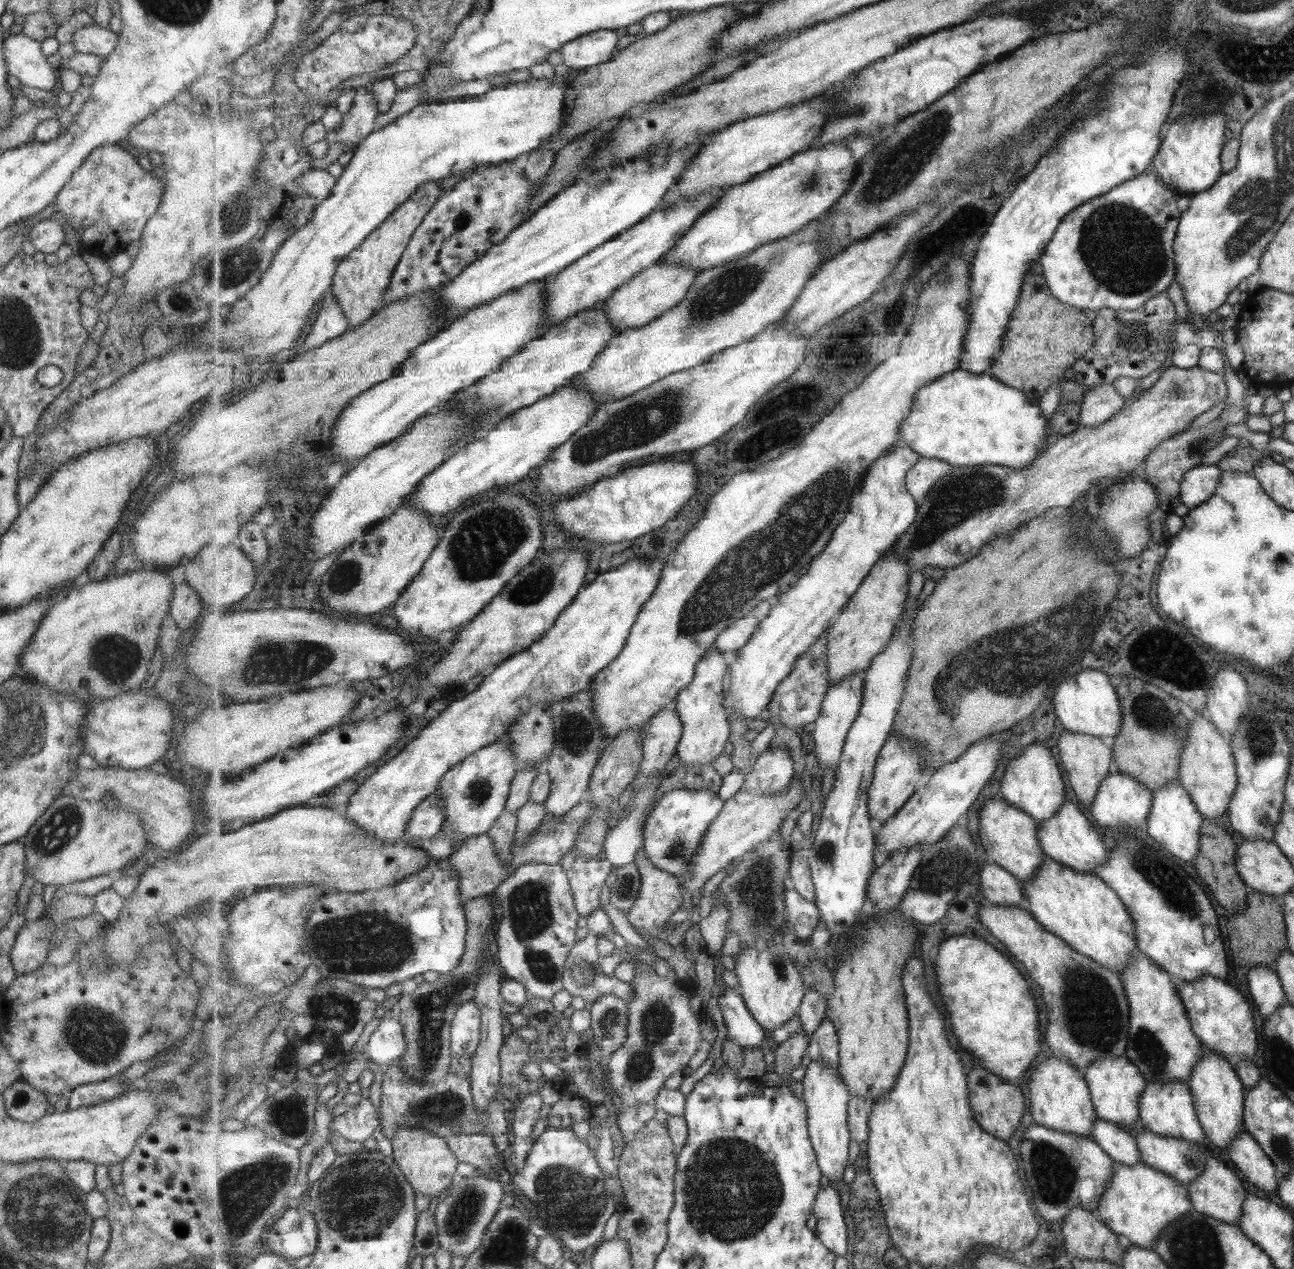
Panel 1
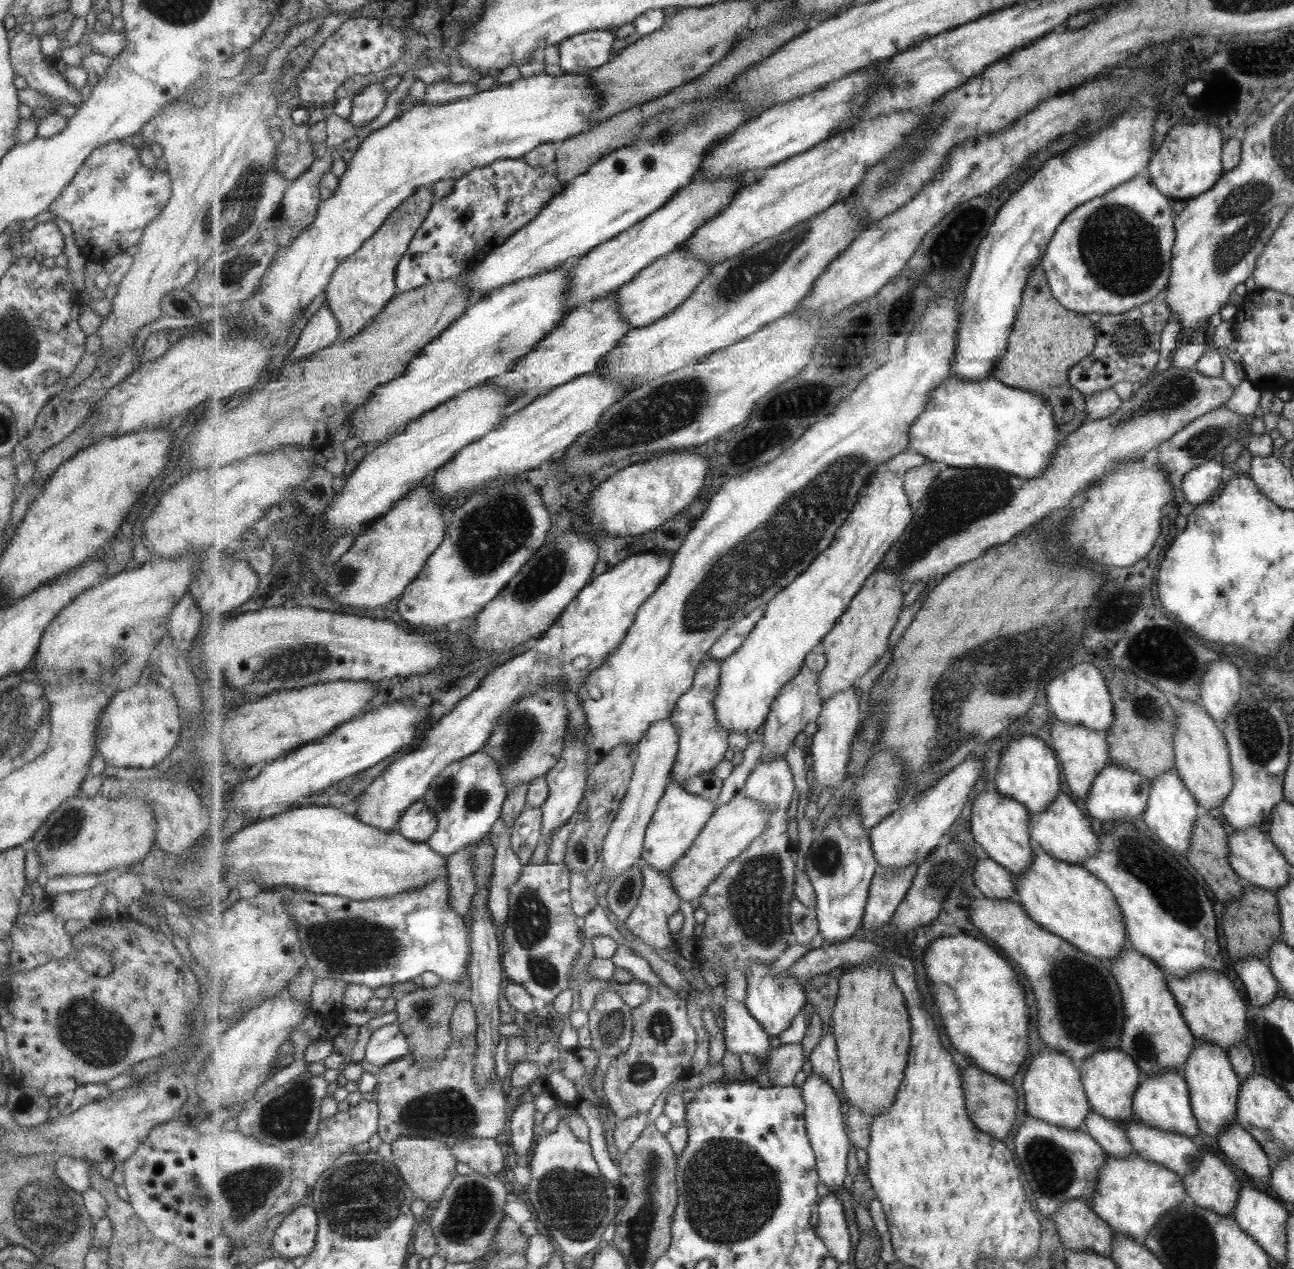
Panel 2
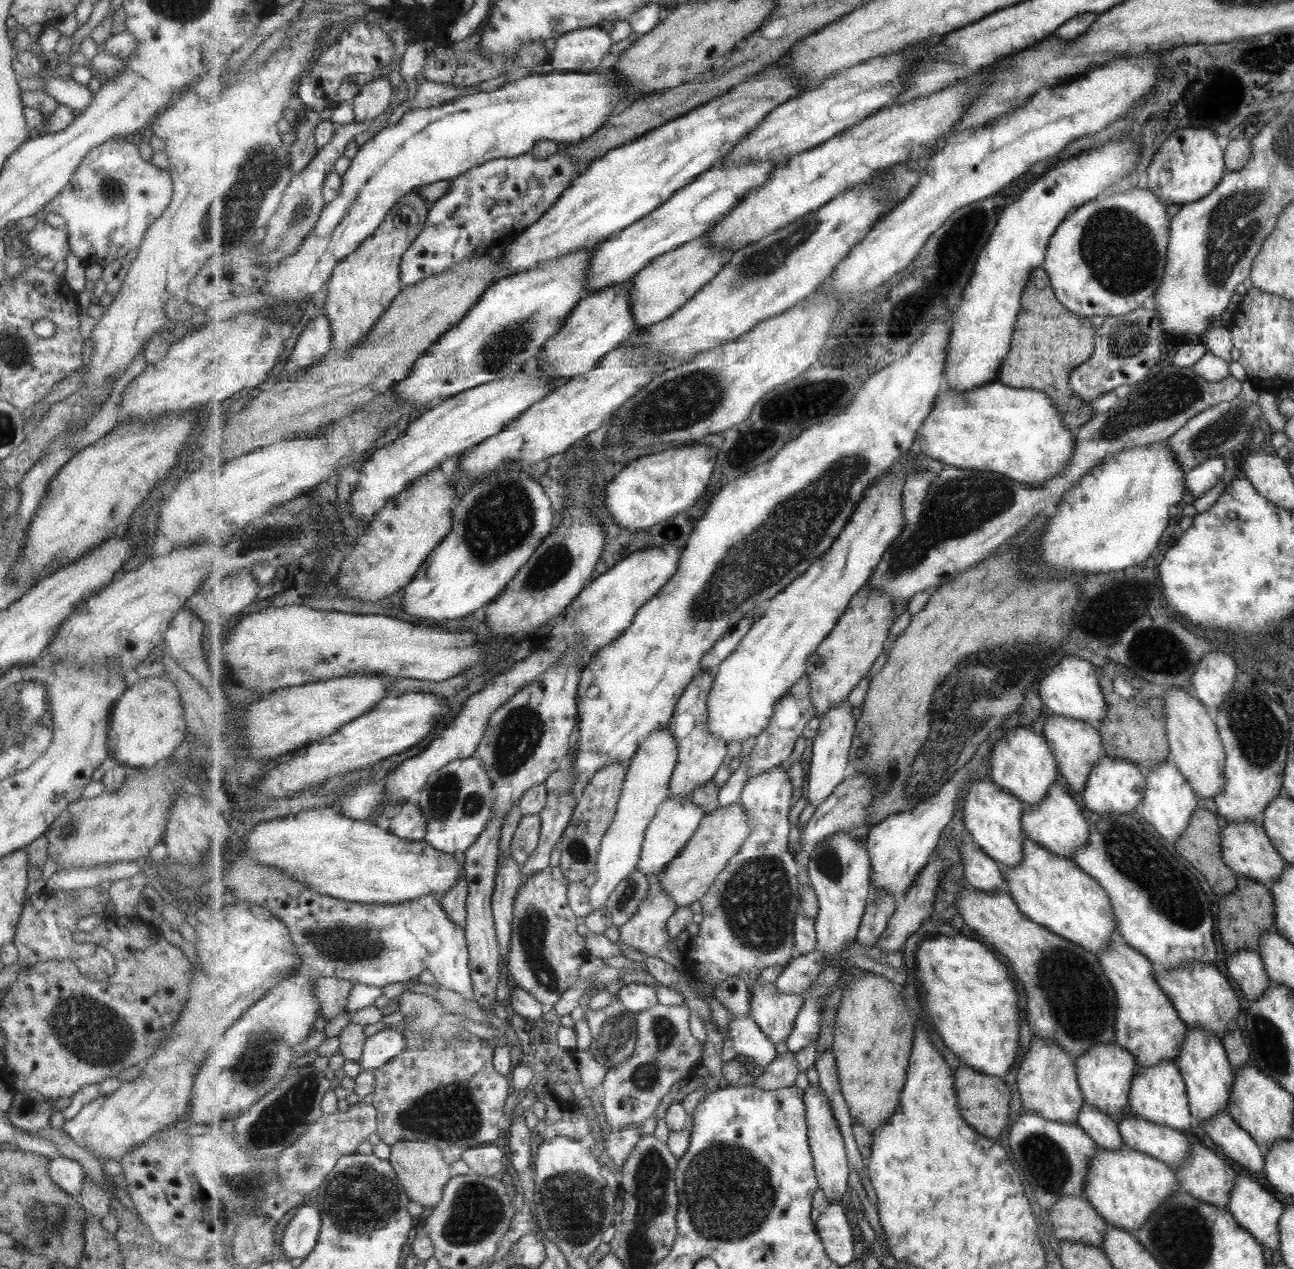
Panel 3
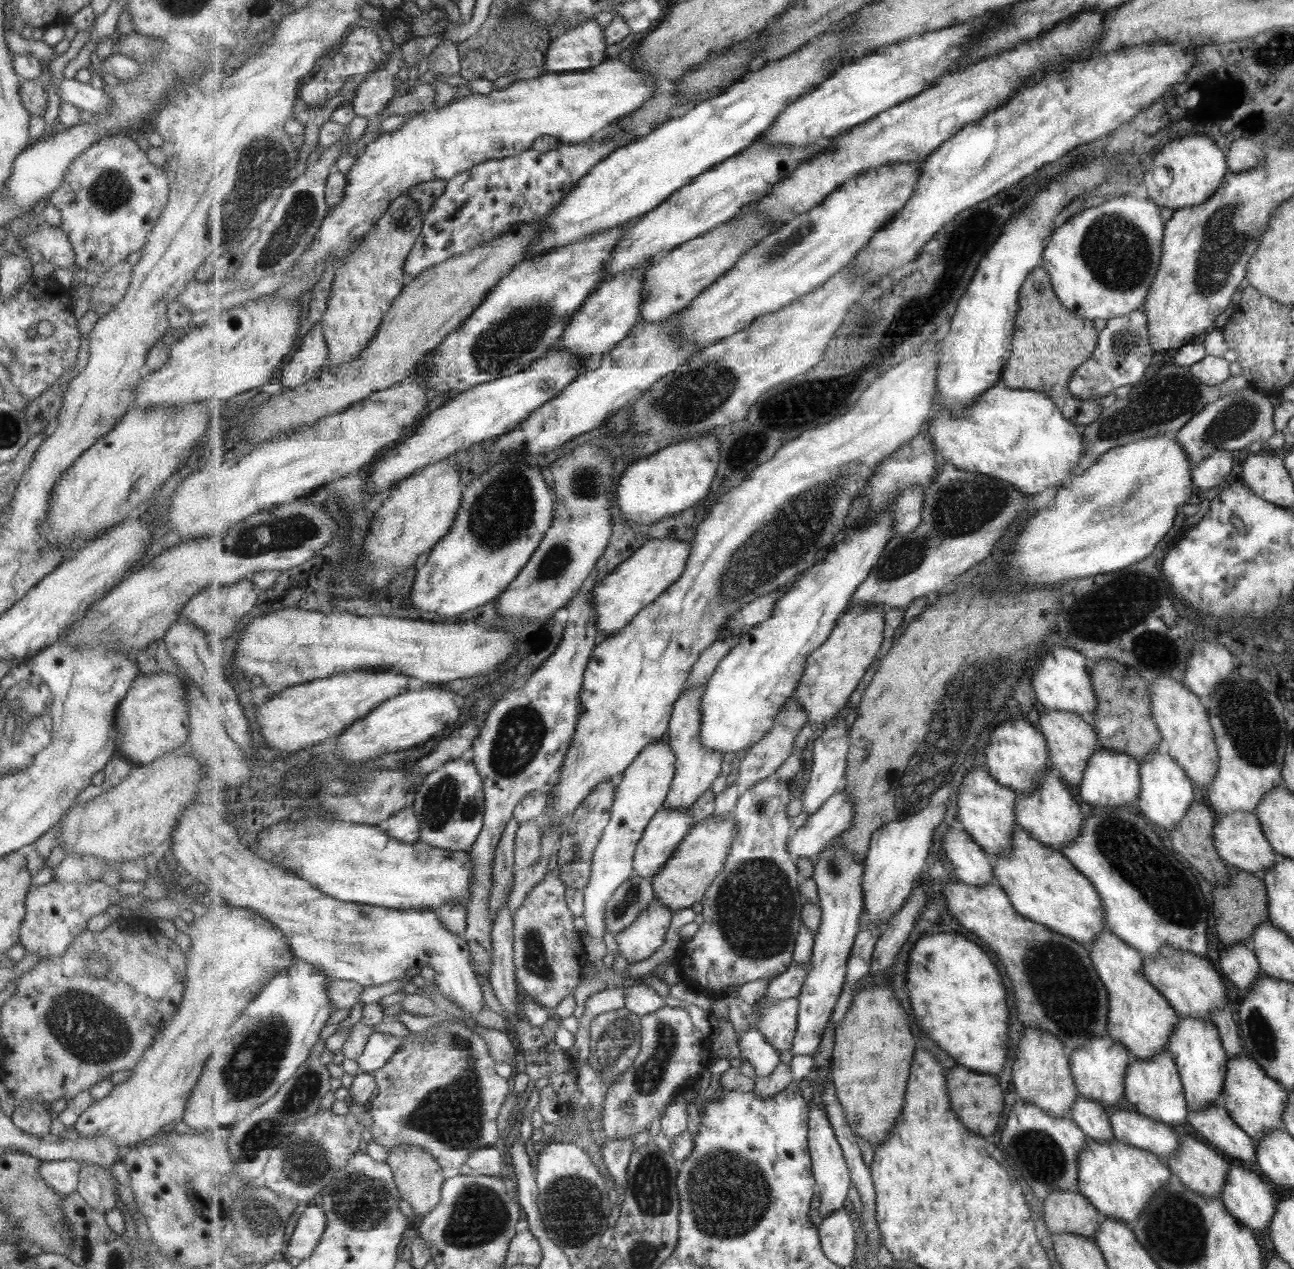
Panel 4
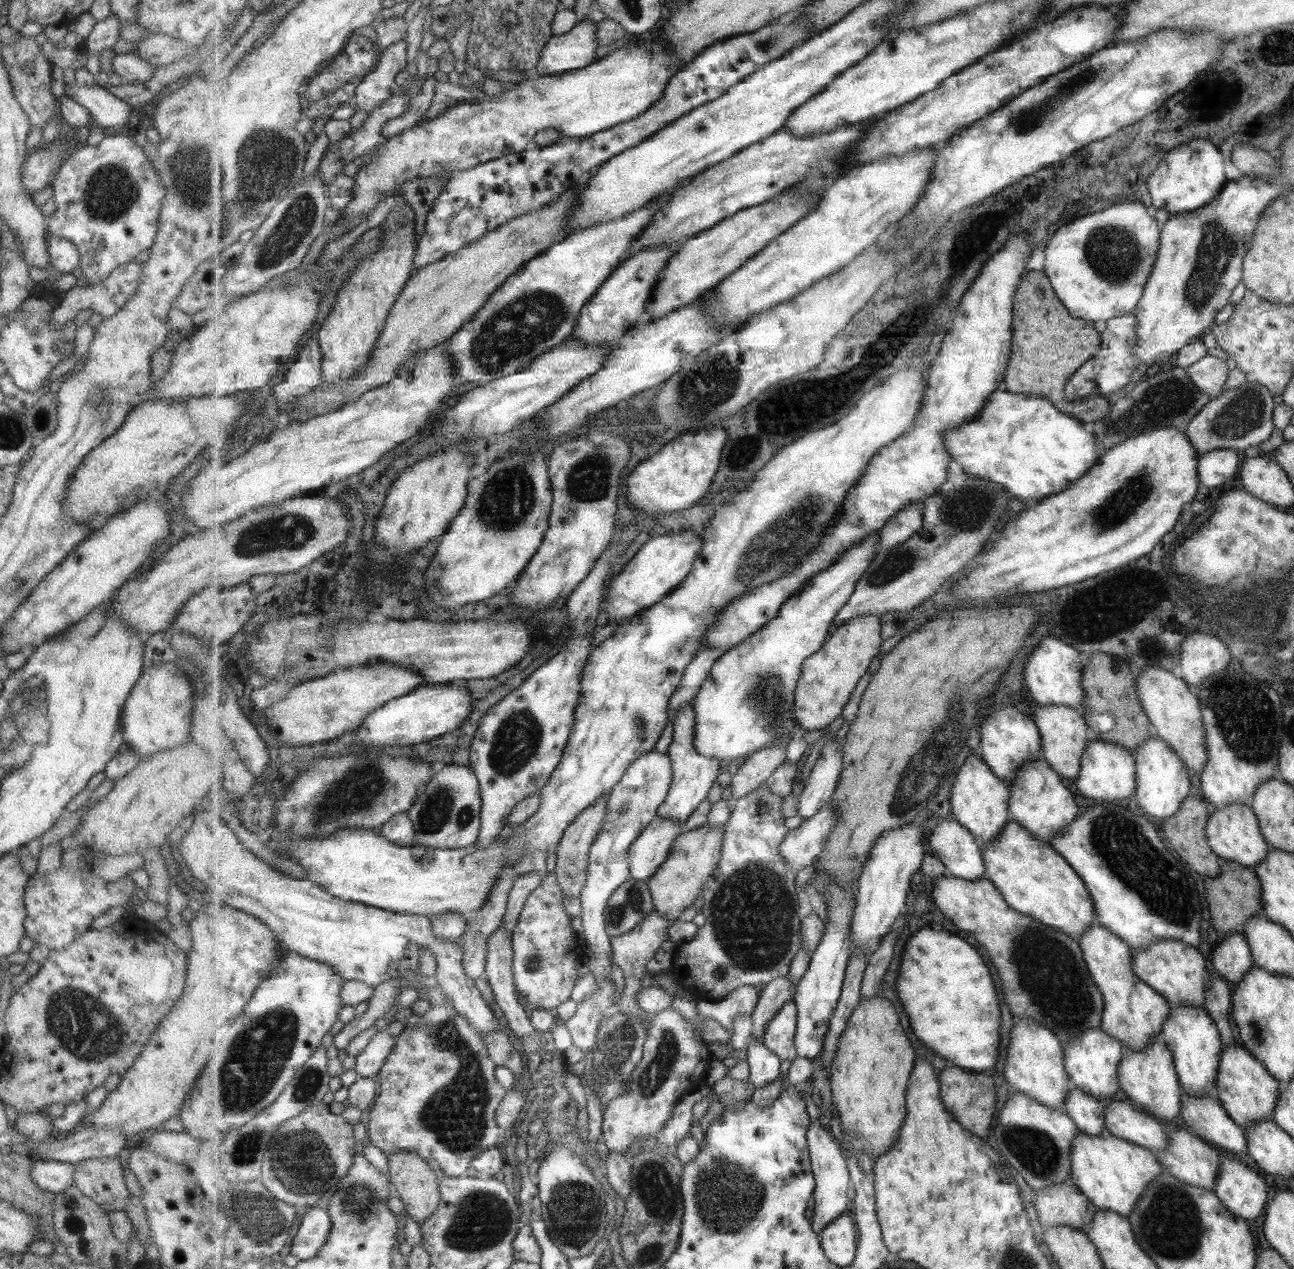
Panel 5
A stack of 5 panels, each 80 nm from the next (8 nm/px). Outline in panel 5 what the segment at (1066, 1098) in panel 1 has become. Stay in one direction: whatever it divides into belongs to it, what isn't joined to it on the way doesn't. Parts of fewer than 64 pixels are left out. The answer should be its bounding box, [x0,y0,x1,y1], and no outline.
[1005,1020,1071,1108]

